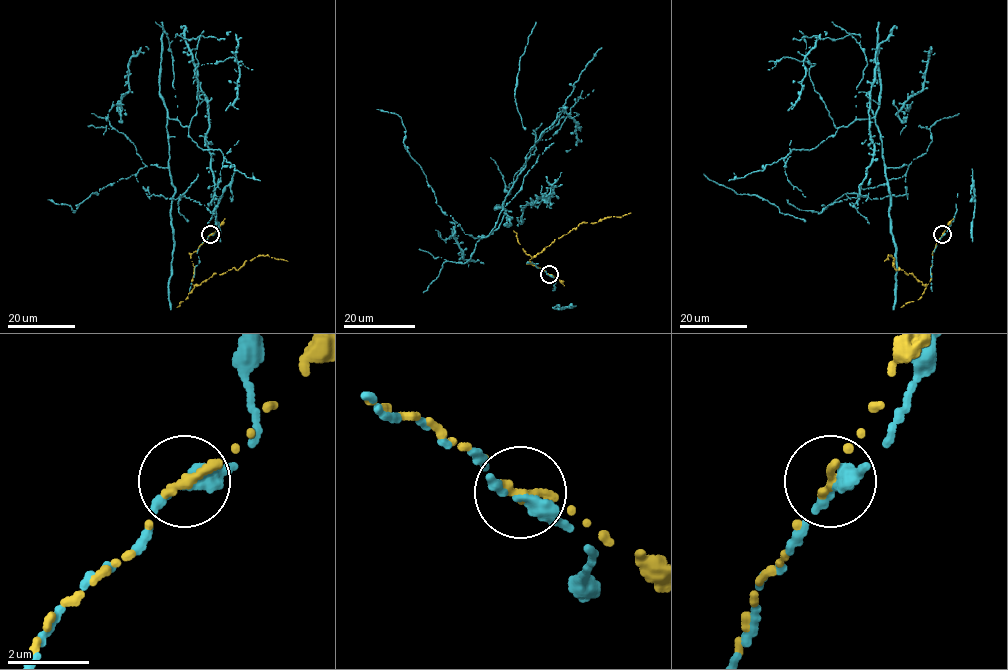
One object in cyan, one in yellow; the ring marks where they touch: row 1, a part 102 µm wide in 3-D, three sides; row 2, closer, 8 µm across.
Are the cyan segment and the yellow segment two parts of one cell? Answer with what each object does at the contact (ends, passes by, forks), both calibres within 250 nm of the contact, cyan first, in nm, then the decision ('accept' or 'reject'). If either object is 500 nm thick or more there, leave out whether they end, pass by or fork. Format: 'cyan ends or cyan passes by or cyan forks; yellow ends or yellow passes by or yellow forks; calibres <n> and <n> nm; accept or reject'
cyan passes by; yellow ends; calibres 280 and 320 nm; reject

